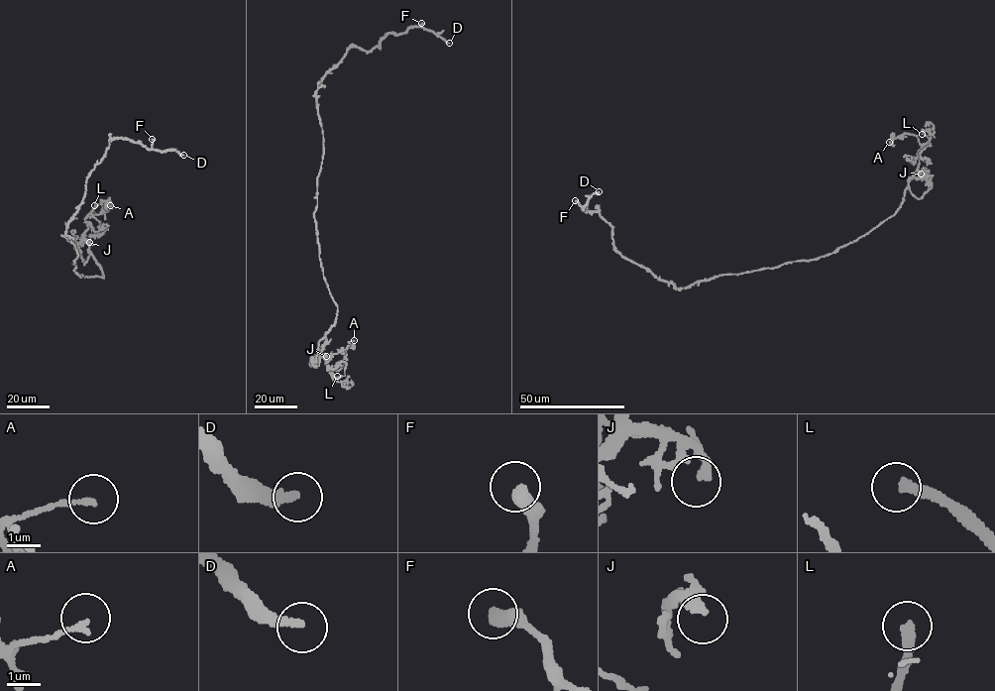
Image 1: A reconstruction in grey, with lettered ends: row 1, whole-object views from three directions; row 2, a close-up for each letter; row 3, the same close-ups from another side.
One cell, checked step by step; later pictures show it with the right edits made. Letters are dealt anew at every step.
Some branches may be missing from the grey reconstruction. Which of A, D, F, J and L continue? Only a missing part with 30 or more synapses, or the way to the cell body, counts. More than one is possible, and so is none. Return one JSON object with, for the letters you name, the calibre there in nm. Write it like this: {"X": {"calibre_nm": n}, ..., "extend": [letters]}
{"D": {"calibre_nm": 300}, "L": {"calibre_nm": 280}, "extend": ["D", "L"]}

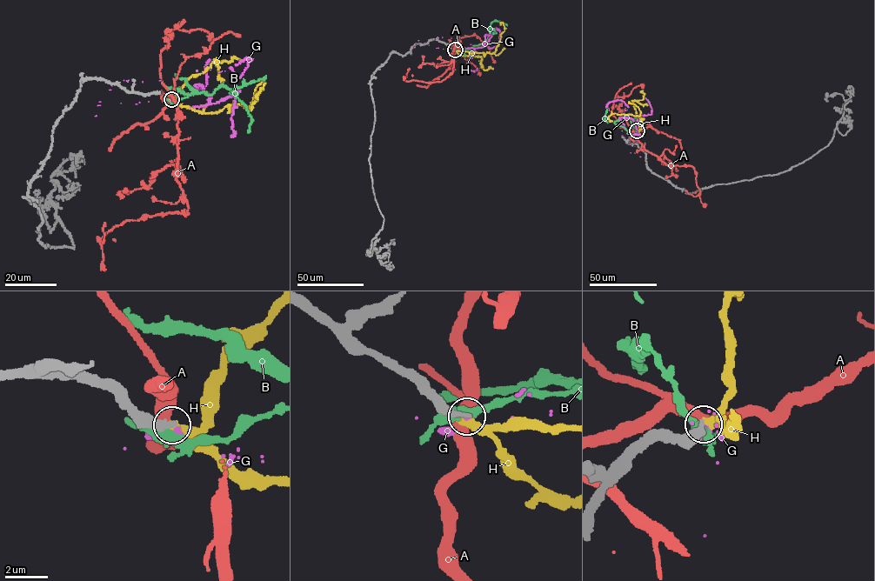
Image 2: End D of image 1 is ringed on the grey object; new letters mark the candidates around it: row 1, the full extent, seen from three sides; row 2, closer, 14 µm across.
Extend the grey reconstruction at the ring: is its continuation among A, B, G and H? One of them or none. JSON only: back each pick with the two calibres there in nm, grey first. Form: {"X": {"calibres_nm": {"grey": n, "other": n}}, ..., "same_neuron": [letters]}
{"H": {"calibres_nm": {"grey": 420, "other": 460}}, "same_neuron": ["H"]}

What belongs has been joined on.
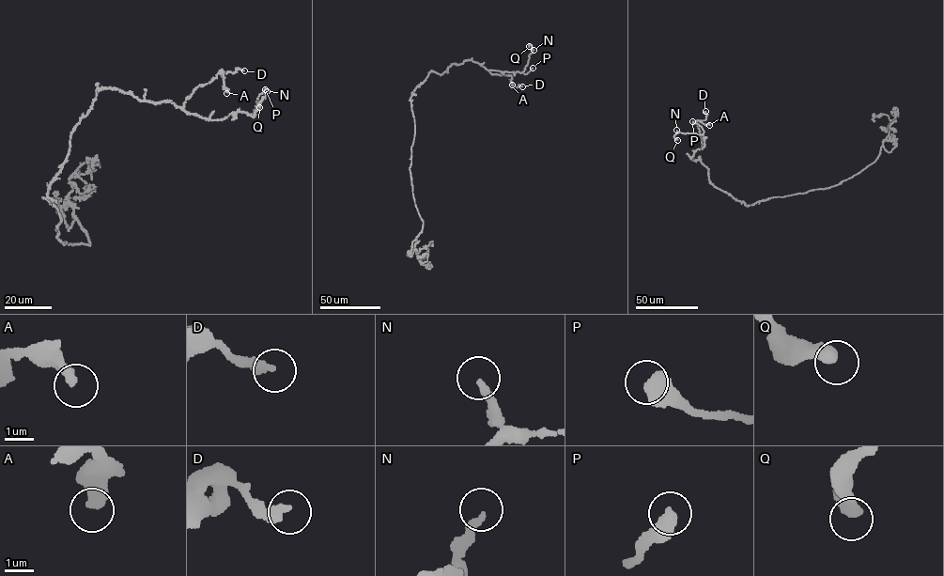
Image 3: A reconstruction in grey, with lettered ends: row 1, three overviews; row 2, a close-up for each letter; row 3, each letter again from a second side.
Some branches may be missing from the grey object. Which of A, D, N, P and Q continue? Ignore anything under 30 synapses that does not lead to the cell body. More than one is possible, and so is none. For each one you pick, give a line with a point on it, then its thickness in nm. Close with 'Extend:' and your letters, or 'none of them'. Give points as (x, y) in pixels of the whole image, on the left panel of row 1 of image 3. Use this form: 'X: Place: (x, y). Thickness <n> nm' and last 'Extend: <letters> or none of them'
Extend: none of them

